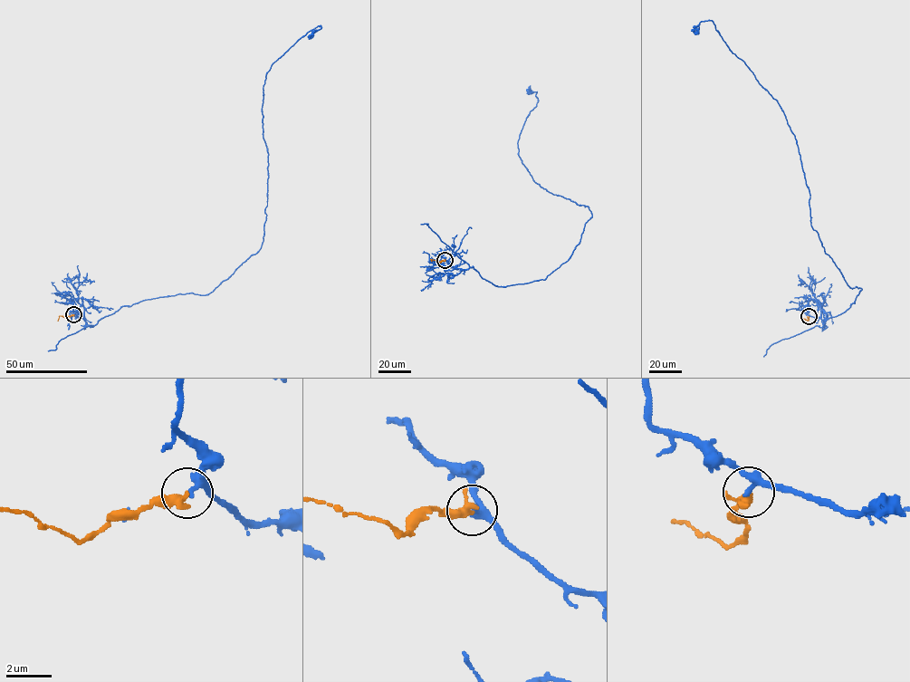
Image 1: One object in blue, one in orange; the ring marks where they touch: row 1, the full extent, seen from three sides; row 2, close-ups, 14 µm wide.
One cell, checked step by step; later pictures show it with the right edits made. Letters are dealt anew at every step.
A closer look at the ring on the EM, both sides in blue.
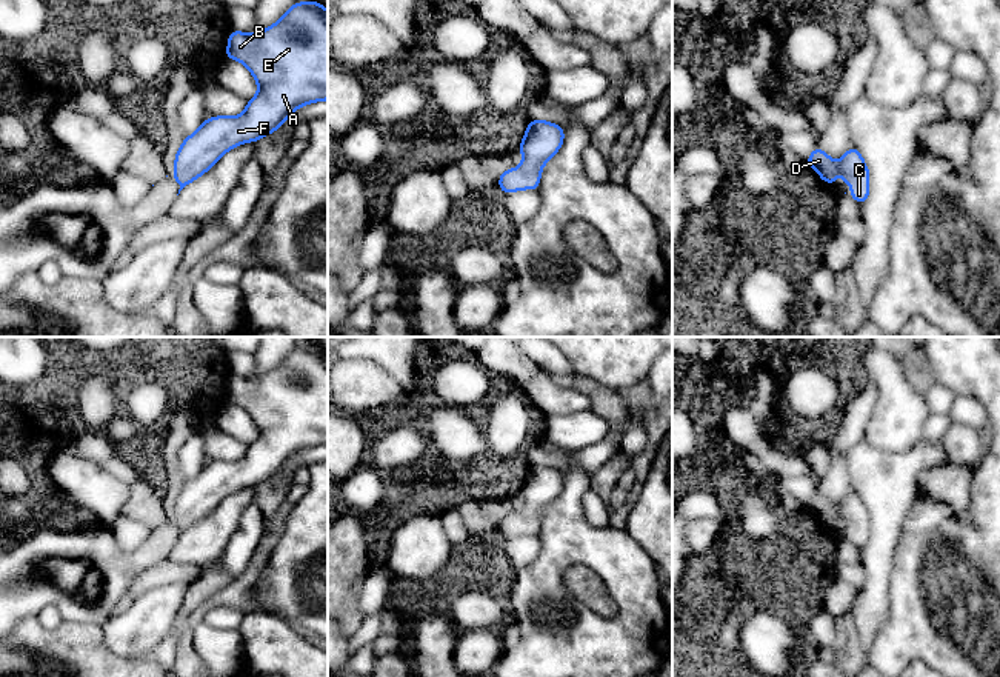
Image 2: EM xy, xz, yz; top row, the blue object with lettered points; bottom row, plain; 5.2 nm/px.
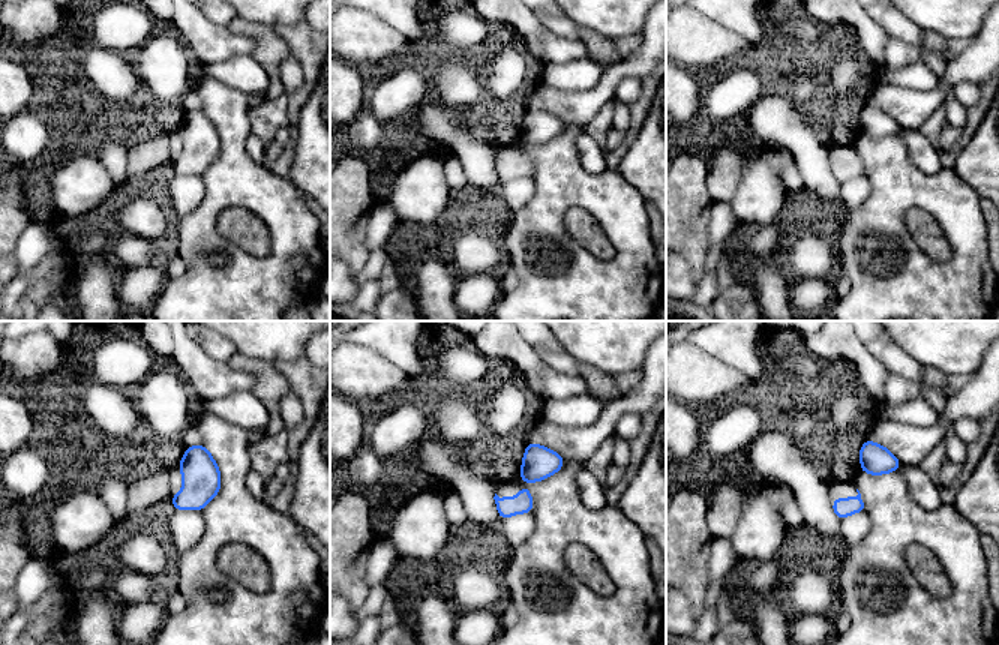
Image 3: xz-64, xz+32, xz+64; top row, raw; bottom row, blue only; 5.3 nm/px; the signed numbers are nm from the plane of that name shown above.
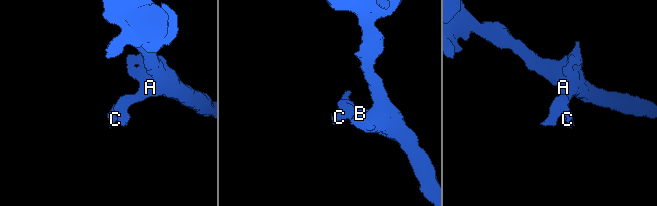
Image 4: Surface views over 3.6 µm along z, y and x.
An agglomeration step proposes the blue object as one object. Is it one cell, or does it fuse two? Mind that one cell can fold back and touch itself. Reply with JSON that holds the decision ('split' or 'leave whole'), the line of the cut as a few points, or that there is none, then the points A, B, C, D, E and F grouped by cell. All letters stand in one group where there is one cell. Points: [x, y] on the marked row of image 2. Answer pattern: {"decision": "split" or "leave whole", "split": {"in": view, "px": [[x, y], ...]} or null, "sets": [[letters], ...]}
{"decision": "leave whole", "split": null, "sets": [["A", "B", "C", "D", "E", "F"]]}

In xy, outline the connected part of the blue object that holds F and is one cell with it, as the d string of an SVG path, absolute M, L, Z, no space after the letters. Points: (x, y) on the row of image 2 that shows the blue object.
M295 2L283 17L257 32L231 31L225 58L243 63L257 80L257 95L237 117L209 117L177 151L172 177L180 191L209 171L229 149L272 134L300 106L328 100L328 11L317 2Z

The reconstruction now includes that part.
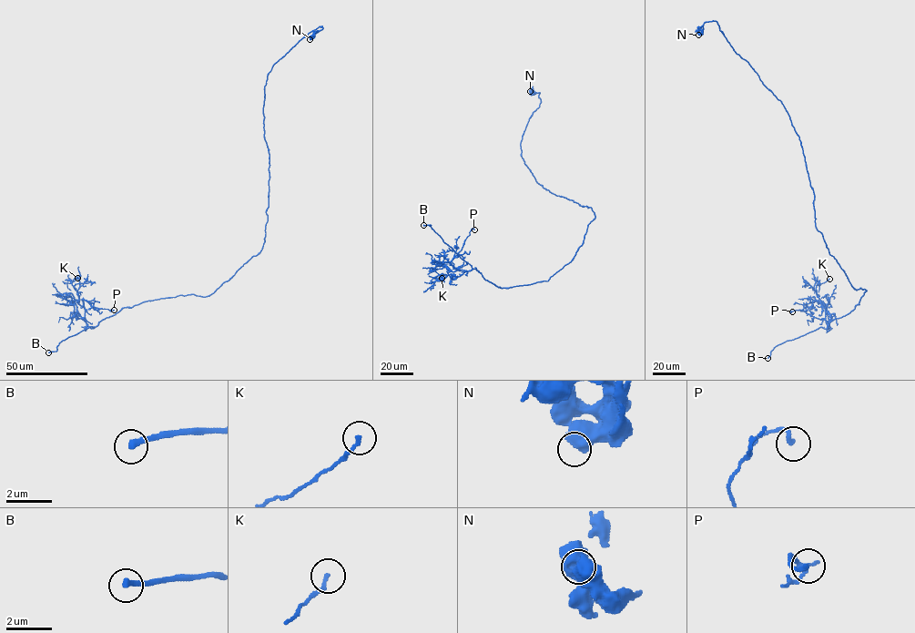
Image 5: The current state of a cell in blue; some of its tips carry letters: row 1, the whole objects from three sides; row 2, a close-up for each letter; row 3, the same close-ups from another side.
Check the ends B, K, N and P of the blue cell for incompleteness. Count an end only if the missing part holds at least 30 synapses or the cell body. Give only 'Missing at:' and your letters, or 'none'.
Missing at: B

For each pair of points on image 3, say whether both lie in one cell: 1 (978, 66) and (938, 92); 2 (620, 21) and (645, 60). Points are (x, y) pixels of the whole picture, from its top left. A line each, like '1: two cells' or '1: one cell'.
1: one cell
2: two cells

